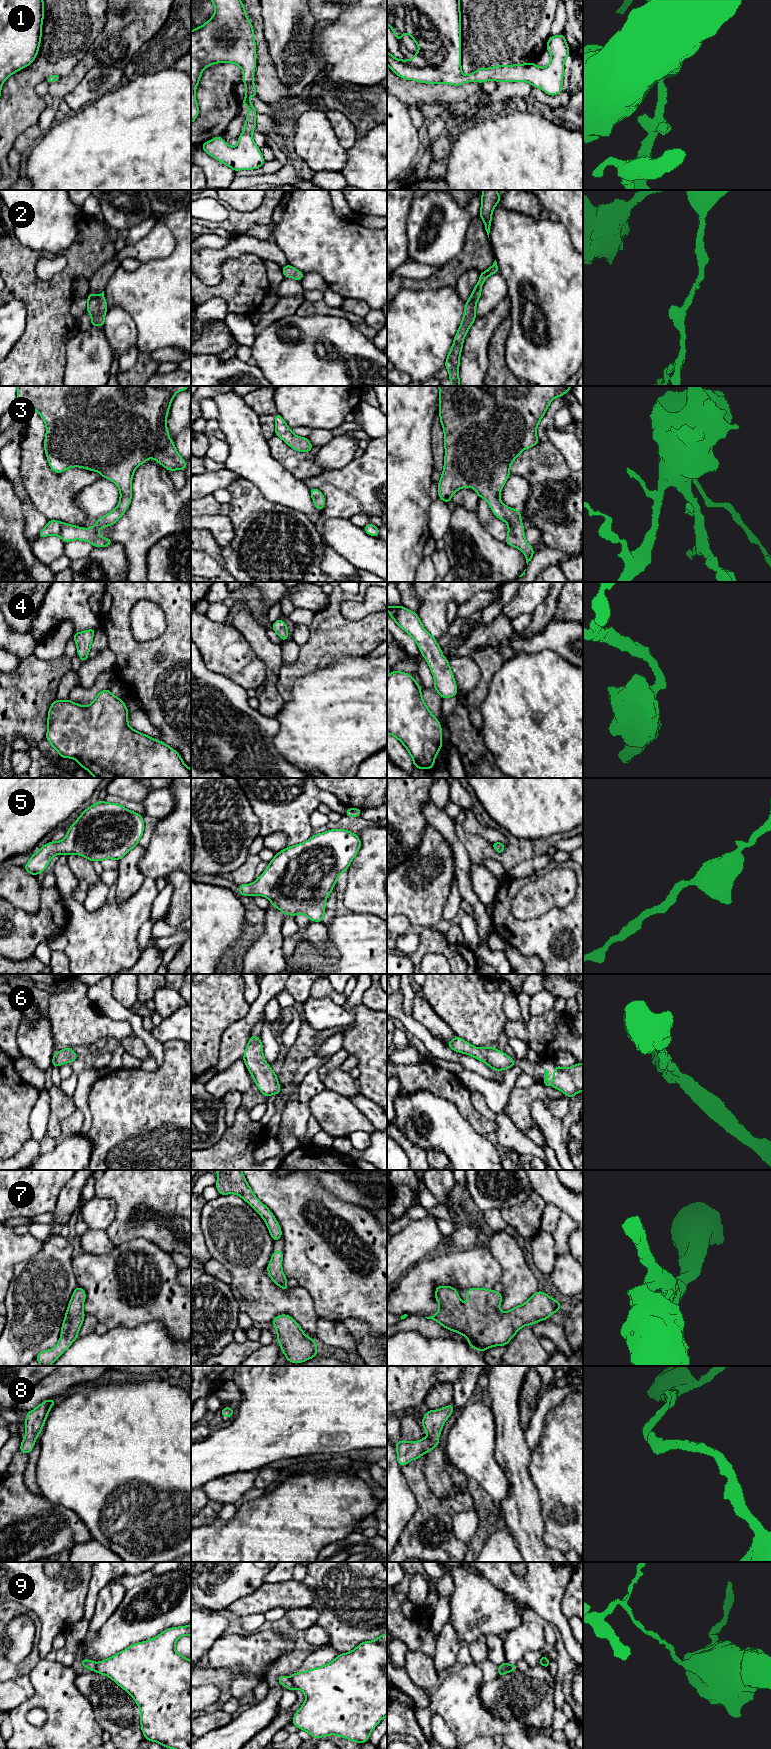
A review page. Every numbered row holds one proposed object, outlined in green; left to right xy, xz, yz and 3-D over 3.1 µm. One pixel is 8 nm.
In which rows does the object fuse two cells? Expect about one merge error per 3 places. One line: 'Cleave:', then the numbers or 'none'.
Cleave: 9

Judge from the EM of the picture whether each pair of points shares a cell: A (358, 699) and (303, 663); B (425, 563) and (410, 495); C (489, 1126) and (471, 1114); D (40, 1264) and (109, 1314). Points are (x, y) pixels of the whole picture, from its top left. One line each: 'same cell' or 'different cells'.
A: different cells
B: different cells
C: same cell
D: different cells

